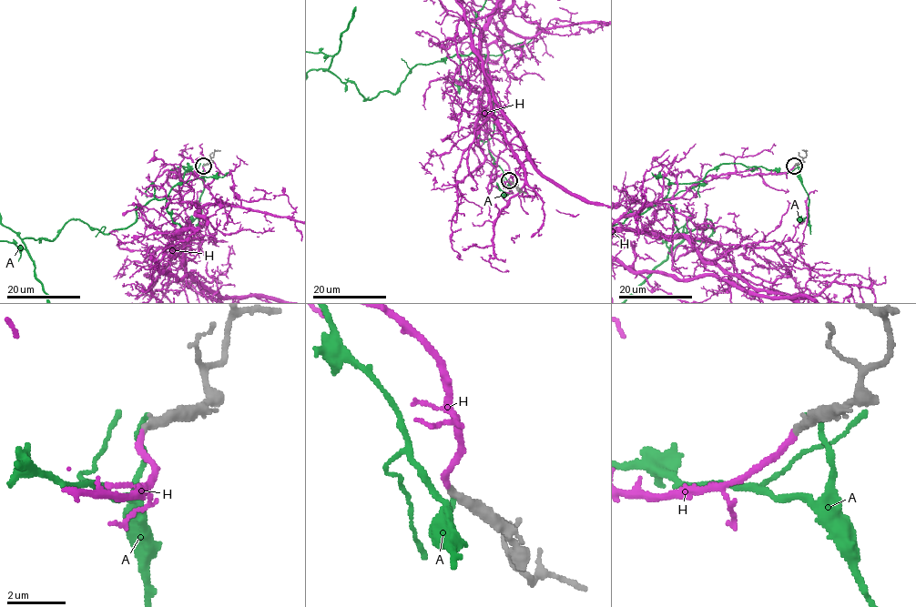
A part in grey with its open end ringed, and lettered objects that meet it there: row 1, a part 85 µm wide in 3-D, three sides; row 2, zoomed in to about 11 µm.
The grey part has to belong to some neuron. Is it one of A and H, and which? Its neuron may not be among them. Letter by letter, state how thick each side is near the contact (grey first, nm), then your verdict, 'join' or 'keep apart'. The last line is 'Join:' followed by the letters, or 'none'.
A: calibres 440 and 140 nm; keep apart
H: calibres 320 and 220 nm; join
Join: H

